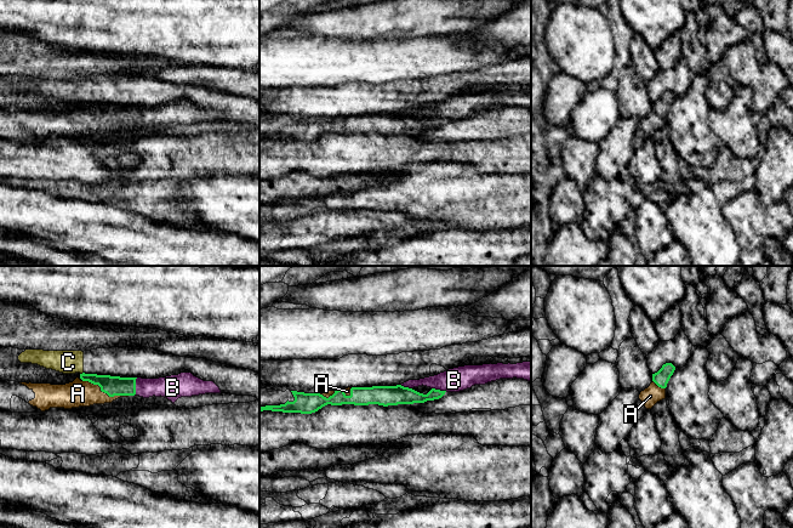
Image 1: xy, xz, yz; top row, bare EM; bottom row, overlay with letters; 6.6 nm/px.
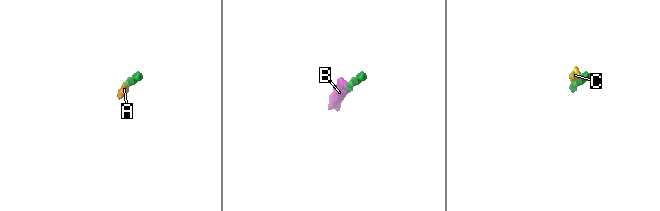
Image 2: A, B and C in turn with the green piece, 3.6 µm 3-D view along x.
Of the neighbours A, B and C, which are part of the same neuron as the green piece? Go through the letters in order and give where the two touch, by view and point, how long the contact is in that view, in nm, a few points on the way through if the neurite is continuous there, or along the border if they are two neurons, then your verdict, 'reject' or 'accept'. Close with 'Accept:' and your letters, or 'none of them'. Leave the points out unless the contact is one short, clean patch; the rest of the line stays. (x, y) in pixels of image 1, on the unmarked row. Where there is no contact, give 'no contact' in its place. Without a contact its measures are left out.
A: xy (104, 120) | 320 nm | accept
B: xy (135, 114) | 120 nm | across xy (113, 114), (135, 114), (172, 115) | accept
C: xy (83, 101) | 30 nm | reject
Accept: A, B

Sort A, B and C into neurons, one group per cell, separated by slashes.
A B / C

